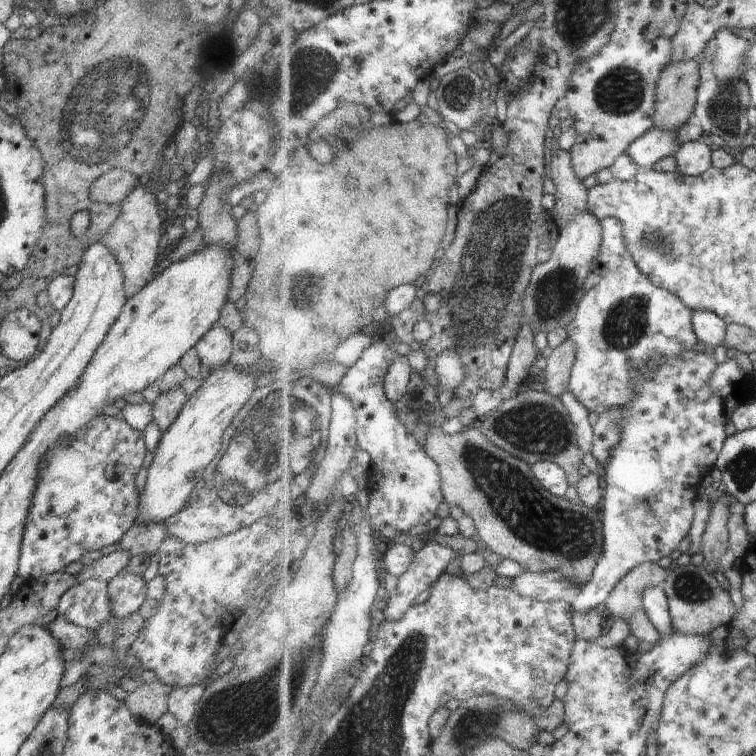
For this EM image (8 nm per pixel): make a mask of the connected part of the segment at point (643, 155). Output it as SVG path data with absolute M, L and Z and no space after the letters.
M657 126L638 138L628 148L628 154L641 169L650 169L660 160L677 155L680 148L680 129L662 130Z

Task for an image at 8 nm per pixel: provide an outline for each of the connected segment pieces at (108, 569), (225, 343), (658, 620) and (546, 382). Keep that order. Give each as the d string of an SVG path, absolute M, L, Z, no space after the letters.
M118 550L108 556L96 560L93 564L84 565L82 572L76 575L76 584L96 578L97 580L110 581L112 578L119 576L128 566L132 556L126 550Z
M213 327L195 347L200 363L208 368L218 370L230 363L234 350L233 335L223 327Z
M658 585L648 588L644 598L648 616L652 620L652 624L660 630L660 634L662 636L672 636L676 633L665 586Z
M566 339L553 350L546 362L541 362L540 367L546 371L546 377L543 379L541 376L543 386L546 386L546 392L560 397L569 390L574 364L576 364L576 354L578 354L576 342Z

